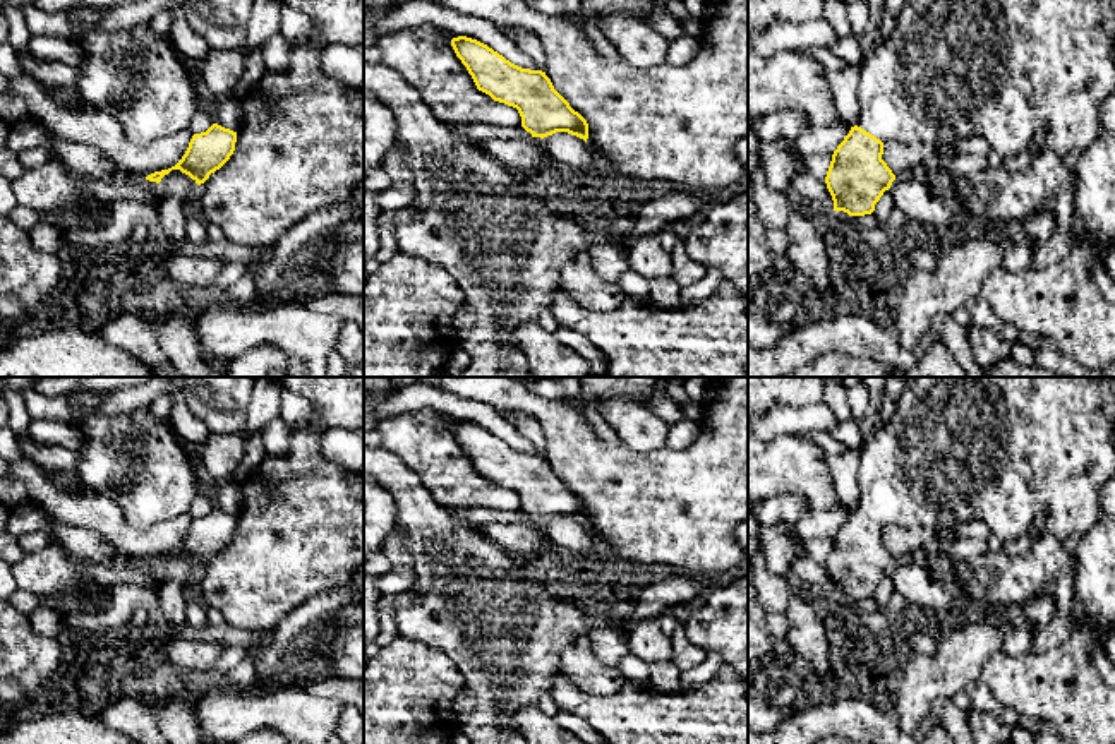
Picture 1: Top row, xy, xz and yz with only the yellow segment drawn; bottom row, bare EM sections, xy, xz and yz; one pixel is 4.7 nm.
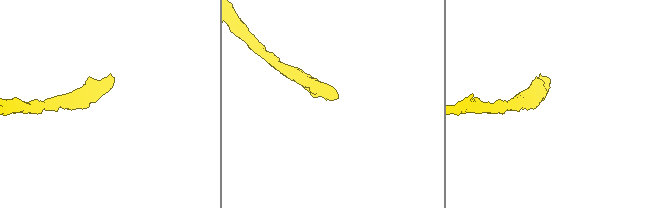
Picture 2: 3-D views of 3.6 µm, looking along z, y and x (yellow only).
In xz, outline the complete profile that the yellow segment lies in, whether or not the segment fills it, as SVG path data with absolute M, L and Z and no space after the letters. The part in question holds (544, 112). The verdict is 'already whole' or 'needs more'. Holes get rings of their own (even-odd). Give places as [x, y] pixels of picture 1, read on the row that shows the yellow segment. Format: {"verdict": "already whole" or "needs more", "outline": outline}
{"verdict": "already whole", "outline": "M467 36L453 38L451 46L477 89L494 101L516 108L521 127L532 137L544 139L556 132L568 132L587 142L587 120L554 89L545 72L521 69L487 45Z"}

